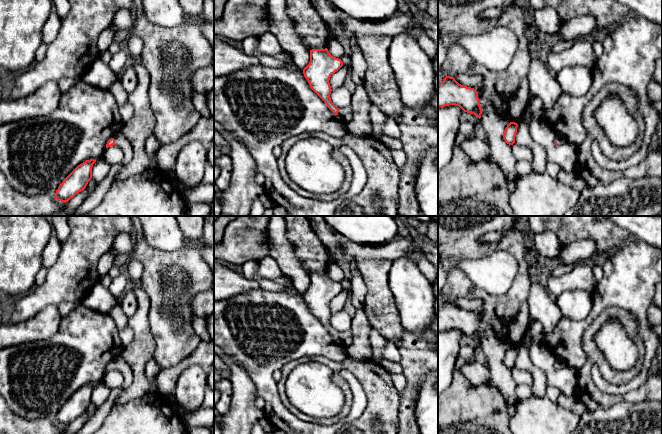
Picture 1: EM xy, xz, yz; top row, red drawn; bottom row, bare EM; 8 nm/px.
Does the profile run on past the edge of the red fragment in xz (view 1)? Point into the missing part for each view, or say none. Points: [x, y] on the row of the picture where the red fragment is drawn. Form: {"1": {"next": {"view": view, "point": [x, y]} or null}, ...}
{"1": {"next": {"view": "xz", "point": [345, 114]}}}

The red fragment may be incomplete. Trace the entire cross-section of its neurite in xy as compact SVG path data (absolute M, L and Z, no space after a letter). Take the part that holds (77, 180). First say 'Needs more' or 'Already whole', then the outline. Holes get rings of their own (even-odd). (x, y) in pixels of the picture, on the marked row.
Already whole. M94 159L86 160L78 165L59 185L54 198L65 203L83 191L92 179Z

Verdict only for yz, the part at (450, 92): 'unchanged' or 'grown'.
unchanged

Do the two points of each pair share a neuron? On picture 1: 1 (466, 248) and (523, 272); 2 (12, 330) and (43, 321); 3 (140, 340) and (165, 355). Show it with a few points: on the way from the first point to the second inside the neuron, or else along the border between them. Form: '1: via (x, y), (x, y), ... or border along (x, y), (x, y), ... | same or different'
1: via (483, 248), (509, 246), (518, 255) | same
2: via (20, 330), (35, 329) | same
3: border along (149, 326), (149, 331), (155, 344), (153, 357) | different

